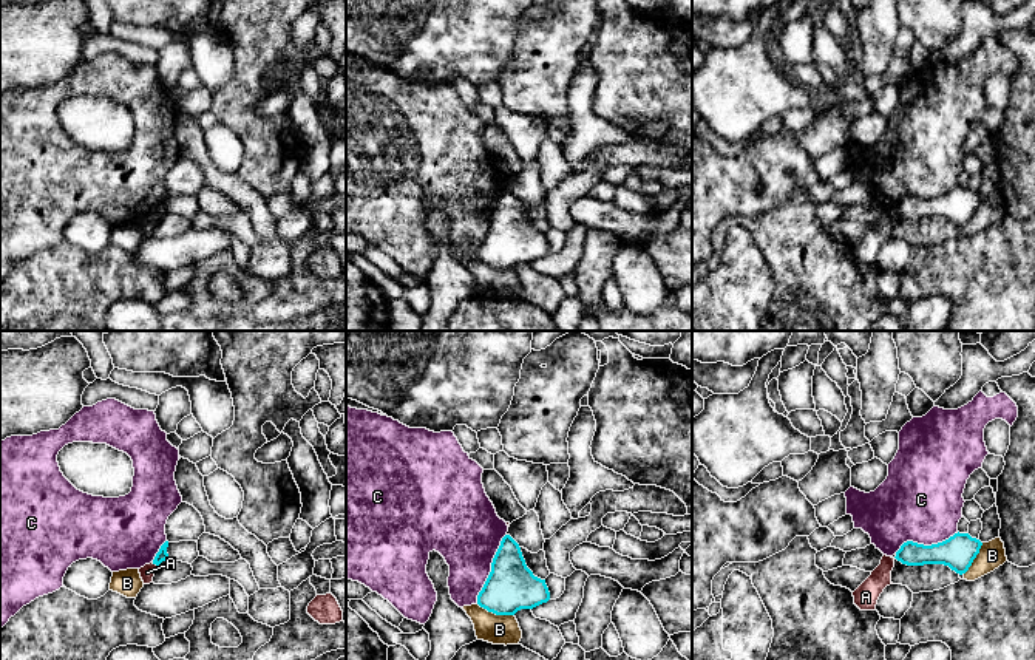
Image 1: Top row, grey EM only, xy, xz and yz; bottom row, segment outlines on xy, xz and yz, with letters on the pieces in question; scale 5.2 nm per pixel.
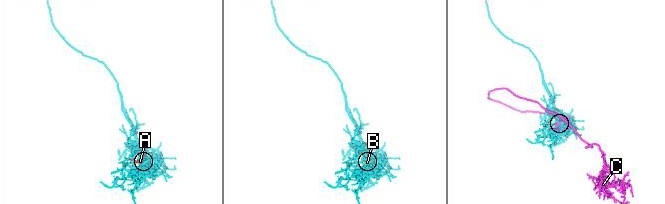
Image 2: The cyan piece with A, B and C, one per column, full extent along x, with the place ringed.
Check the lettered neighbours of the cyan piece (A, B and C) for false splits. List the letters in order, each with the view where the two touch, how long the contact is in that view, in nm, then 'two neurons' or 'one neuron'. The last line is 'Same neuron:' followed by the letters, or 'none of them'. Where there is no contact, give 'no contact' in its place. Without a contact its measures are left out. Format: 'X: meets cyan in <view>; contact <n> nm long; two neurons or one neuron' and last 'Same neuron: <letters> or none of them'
A: meets cyan in xy; contact 40 nm long; two neurons
B: meets cyan in xz; contact 200 nm long; two neurons
C: meets cyan in xz; contact 400 nm long; two neurons
Same neuron: none of them

